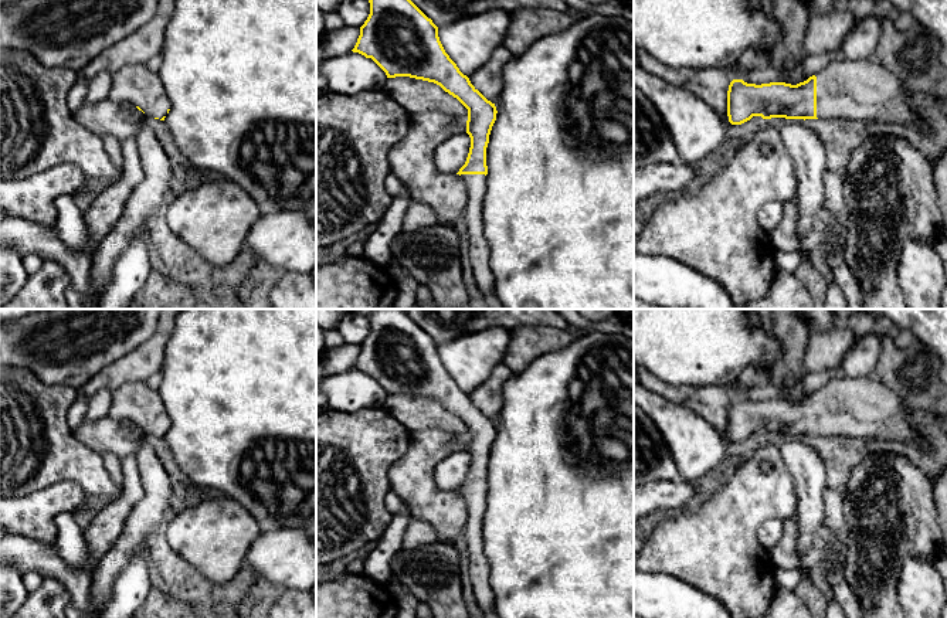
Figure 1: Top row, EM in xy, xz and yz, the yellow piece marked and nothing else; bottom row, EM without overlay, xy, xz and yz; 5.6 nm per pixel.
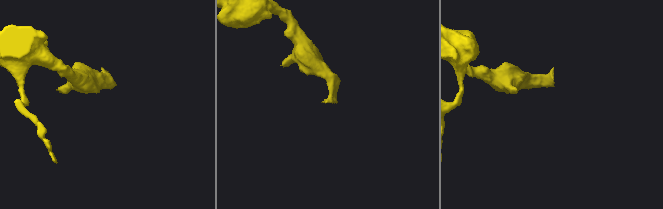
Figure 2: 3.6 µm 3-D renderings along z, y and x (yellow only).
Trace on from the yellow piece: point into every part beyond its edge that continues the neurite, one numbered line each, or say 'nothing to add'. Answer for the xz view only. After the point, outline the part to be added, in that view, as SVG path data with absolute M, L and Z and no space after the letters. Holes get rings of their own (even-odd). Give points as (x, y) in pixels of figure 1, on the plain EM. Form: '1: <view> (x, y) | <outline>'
1: xz (475, 502) | M461 492L466 503L465 526L466 550L469 556L469 581L475 600L482 611L495 608L495 594L489 585L489 561L483 553L483 517L486 510L485 492Z

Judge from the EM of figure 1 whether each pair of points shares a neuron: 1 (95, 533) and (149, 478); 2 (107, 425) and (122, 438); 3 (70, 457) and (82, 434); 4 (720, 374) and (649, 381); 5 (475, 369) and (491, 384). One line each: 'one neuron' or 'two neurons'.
1: two neurons
2: one neuron
3: two neurons
4: two neurons
5: two neurons

